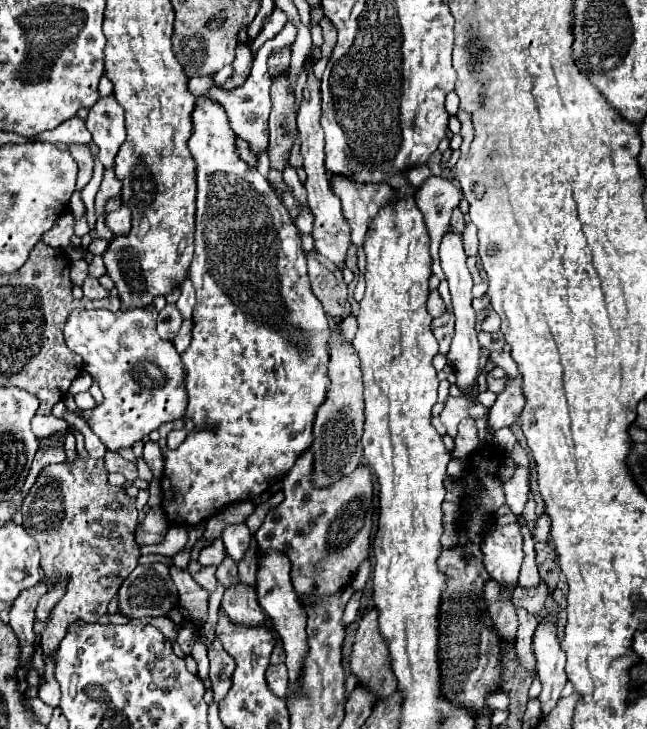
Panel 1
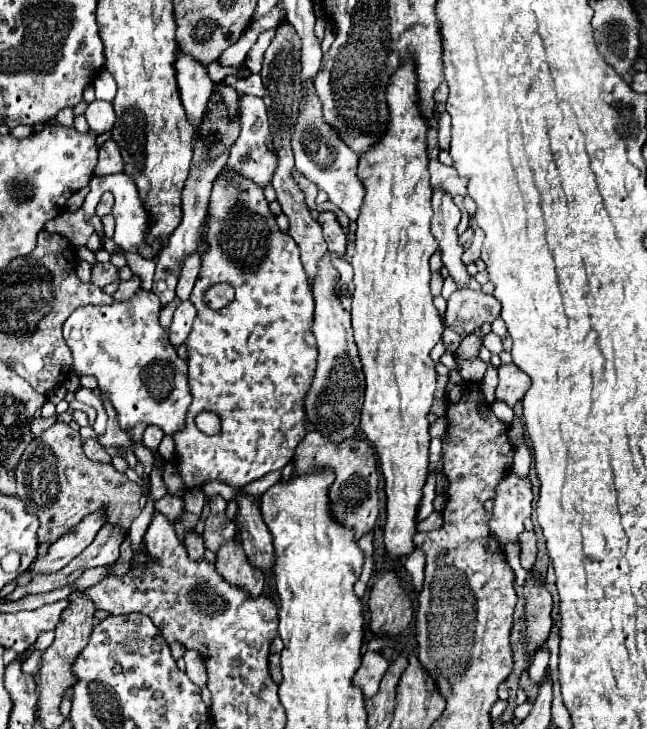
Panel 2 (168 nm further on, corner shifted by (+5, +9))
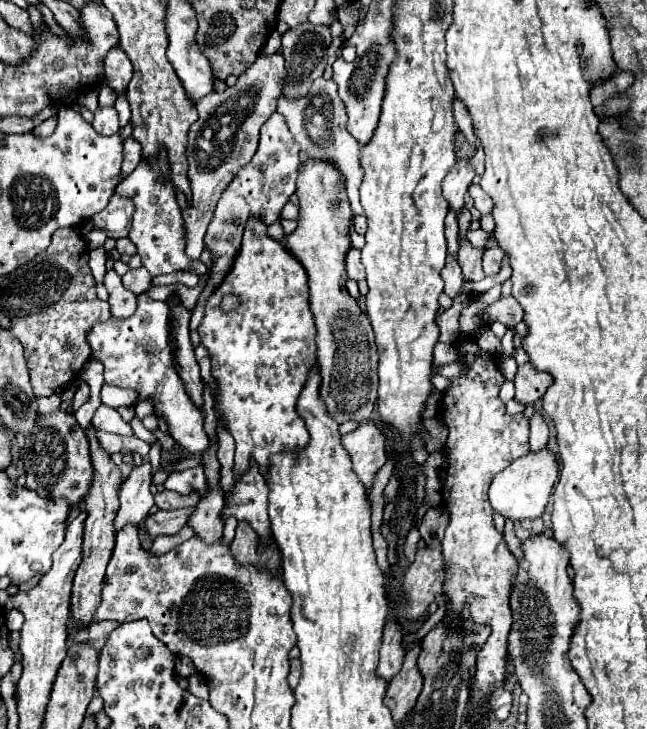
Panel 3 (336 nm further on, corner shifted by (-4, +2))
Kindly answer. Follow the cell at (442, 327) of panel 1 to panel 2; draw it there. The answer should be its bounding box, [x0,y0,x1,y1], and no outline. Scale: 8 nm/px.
[445,290,501,336]

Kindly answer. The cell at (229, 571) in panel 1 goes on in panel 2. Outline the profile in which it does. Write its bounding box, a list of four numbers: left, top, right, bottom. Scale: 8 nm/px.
[203,496,235,550]

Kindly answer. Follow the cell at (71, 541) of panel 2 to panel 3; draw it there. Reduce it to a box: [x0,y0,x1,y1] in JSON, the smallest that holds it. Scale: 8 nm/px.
[114,463,154,529]

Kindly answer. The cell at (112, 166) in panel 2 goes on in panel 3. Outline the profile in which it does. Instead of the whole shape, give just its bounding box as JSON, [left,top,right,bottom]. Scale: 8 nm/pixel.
[120,137,142,177]

